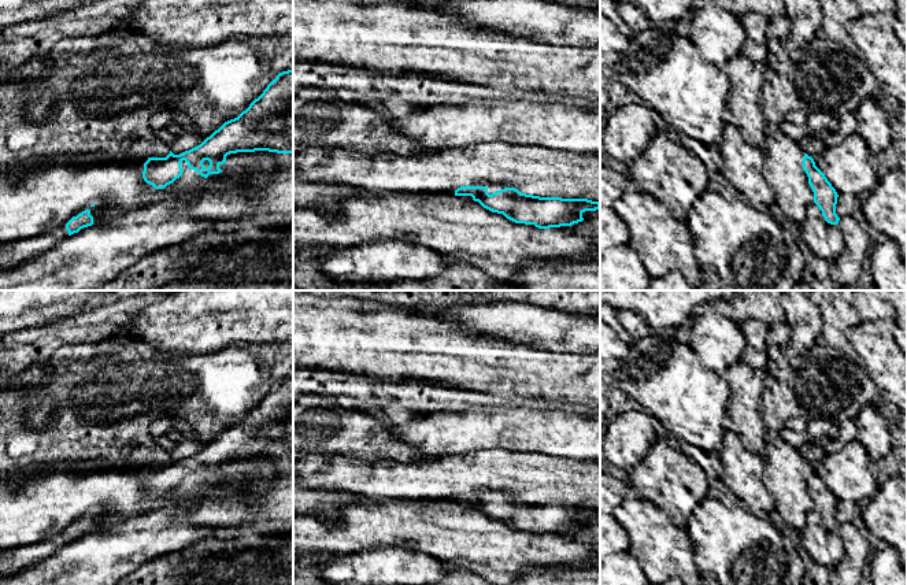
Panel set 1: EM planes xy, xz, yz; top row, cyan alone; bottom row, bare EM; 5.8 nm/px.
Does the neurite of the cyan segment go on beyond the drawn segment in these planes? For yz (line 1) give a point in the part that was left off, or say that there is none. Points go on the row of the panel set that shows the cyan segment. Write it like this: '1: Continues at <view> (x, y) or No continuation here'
1: No continuation here

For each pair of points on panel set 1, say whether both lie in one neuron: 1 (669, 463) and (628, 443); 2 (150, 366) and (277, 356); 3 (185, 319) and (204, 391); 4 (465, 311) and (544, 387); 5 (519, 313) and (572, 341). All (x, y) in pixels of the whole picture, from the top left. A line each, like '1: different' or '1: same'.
1: different
2: same
3: different
4: different
5: same

